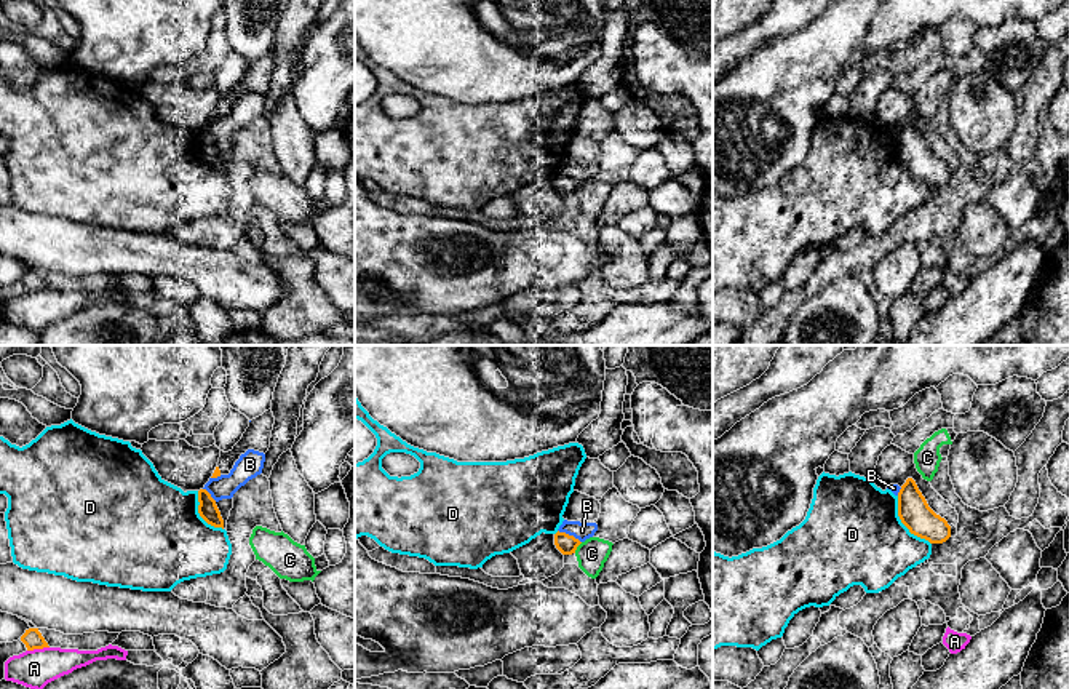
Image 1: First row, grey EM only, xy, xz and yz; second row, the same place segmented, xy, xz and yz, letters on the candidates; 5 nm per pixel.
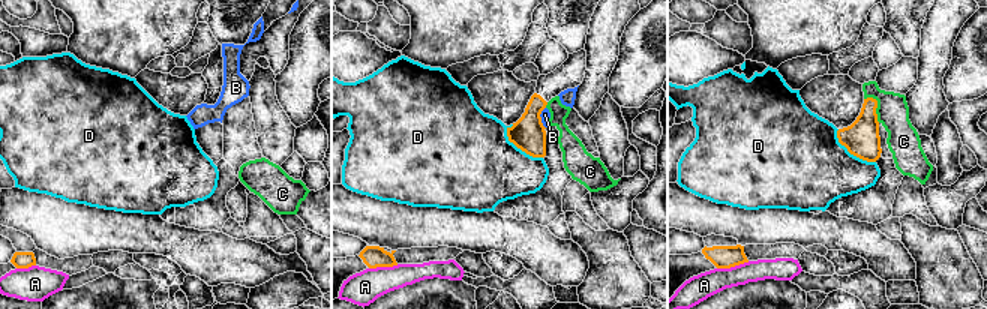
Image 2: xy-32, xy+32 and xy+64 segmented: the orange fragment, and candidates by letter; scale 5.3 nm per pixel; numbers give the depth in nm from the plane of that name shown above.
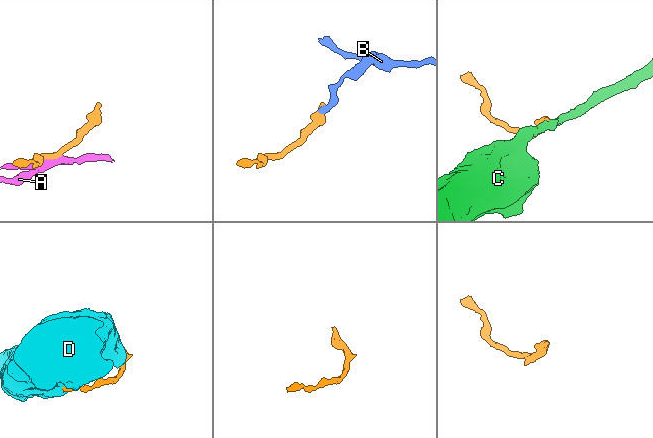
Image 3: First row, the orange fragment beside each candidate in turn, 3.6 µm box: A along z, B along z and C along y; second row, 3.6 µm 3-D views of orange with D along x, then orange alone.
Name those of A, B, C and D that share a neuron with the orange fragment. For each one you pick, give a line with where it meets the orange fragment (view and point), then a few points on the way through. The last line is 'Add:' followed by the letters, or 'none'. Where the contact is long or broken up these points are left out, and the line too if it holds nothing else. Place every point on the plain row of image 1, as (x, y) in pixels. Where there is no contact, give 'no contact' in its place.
Add: none

